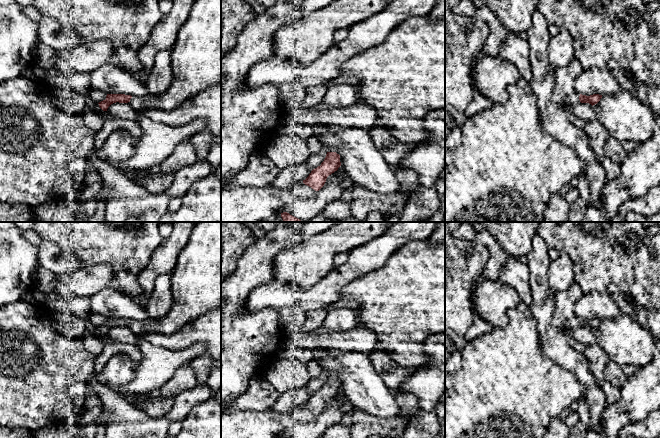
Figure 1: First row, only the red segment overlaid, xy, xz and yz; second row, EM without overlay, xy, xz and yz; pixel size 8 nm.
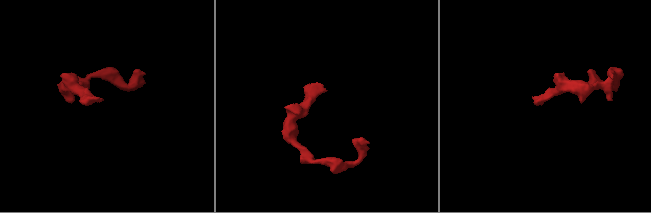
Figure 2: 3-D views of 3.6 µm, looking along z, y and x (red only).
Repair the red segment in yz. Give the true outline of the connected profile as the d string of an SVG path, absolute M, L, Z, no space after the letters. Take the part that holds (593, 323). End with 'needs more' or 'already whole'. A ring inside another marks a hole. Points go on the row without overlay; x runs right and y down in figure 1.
M575 316L571 320L568 320L565 322L565 334L567 336L572 336L573 332L579 327L589 327L593 330L597 328L601 322L602 322L602 319L599 319L599 318L586 320Z | needs more

